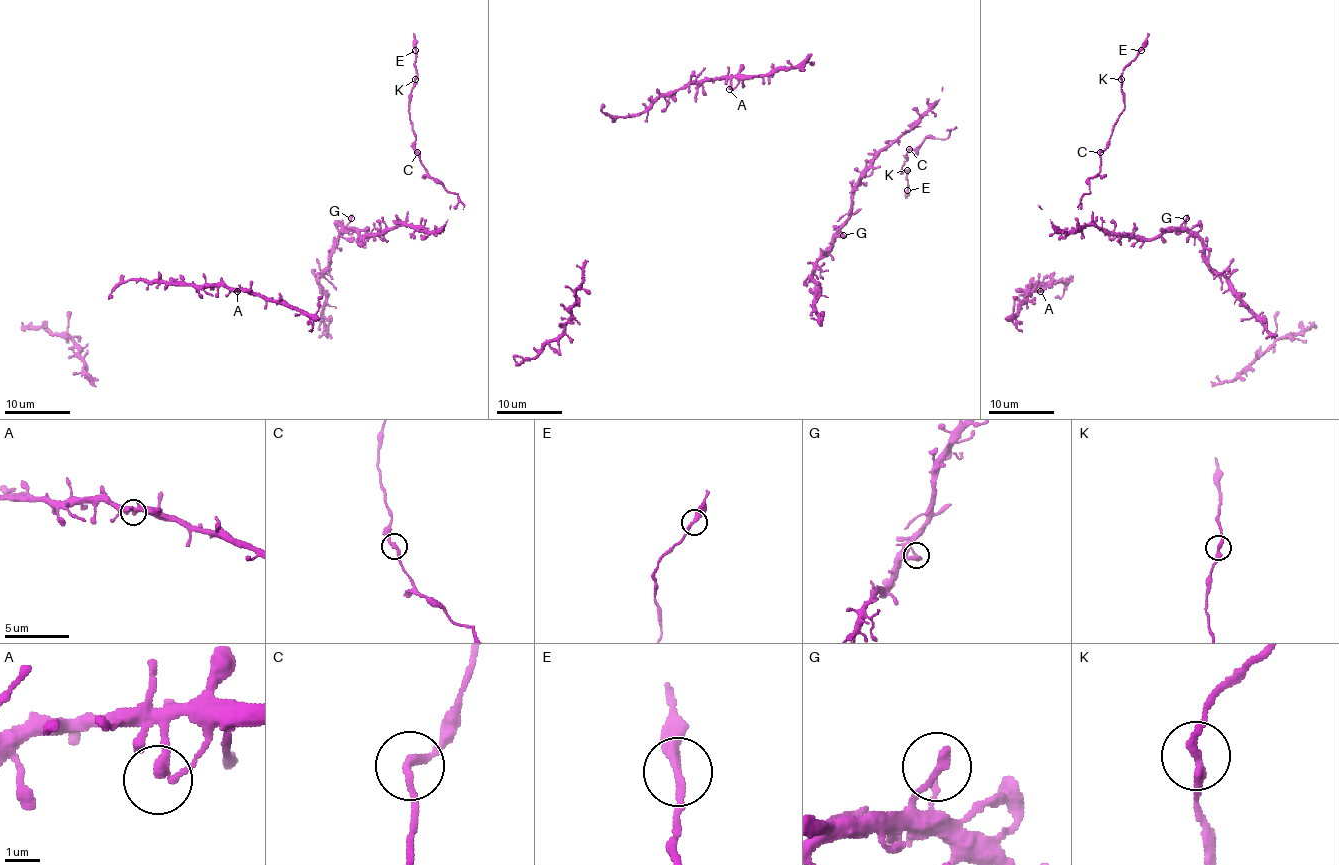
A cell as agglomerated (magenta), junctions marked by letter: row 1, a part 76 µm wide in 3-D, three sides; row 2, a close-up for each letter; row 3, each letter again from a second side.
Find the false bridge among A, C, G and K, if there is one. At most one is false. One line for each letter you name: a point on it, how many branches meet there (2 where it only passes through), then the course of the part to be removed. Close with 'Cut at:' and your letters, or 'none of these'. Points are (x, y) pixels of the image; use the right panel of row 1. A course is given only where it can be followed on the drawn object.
Cut at: none of these

